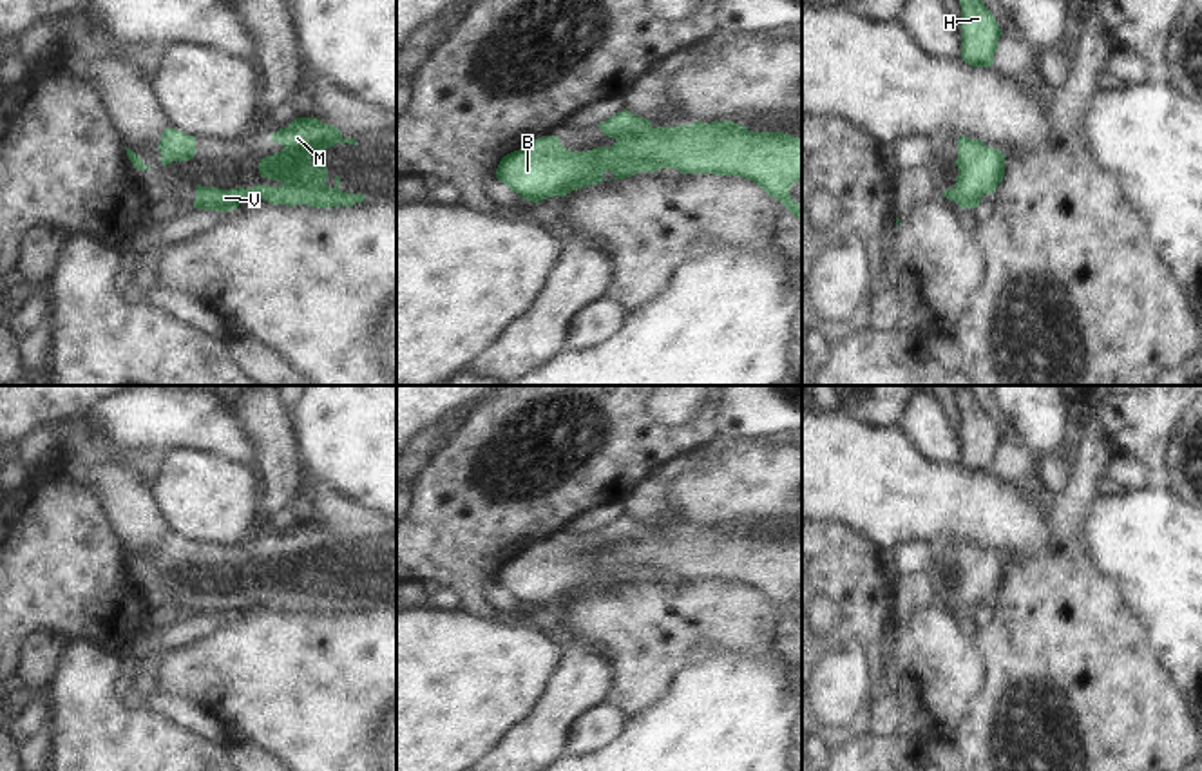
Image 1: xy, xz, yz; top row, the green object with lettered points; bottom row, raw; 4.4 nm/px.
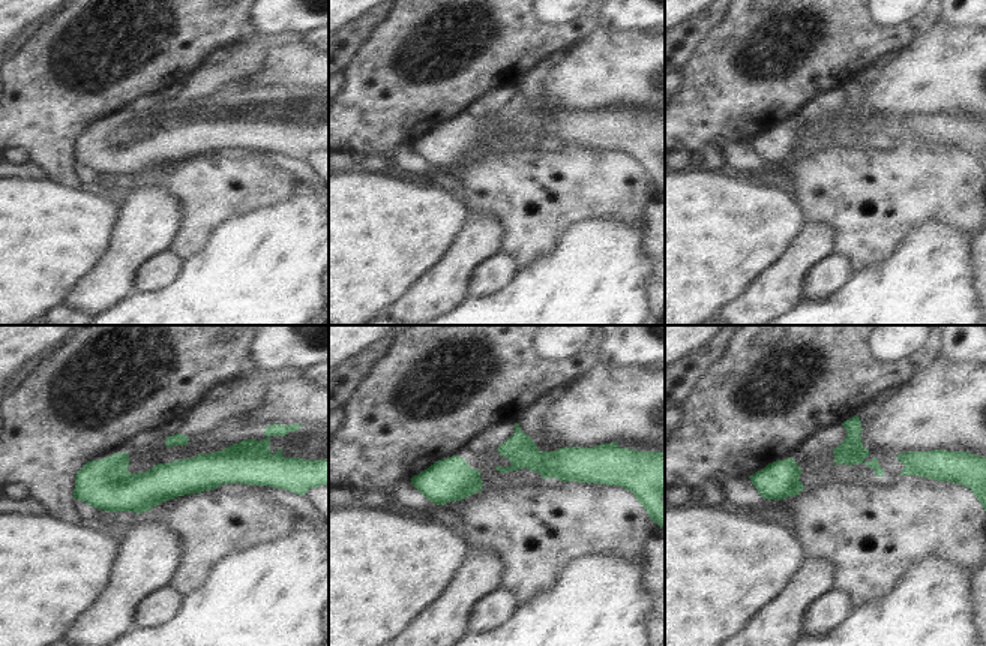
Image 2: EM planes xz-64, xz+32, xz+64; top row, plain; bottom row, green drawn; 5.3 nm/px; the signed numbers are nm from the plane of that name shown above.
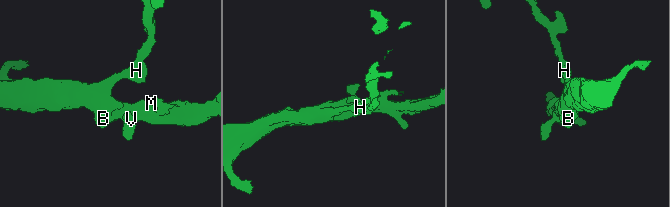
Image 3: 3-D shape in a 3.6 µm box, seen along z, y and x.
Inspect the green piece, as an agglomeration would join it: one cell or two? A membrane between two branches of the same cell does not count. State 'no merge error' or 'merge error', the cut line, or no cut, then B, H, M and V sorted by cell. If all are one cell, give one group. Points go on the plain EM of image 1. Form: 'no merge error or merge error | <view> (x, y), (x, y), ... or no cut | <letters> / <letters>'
no merge error | no cut | B H M V

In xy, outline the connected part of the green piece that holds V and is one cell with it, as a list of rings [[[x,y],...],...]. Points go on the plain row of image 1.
[[[295,523],[288,532],[279,534],[270,541],[284,554],[273,561],[266,561],[259,568],[261,583],[279,586],[279,592],[257,590],[253,594],[215,594],[196,592],[194,614],[230,617],[244,604],[257,603],[272,610],[306,610],[313,614],[353,612],[362,608],[362,599],[348,599],[339,594],[340,581],[335,583],[335,592],[326,590],[328,574],[322,556],[337,548],[358,550],[355,543],[342,543],[342,538],[317,523]]]

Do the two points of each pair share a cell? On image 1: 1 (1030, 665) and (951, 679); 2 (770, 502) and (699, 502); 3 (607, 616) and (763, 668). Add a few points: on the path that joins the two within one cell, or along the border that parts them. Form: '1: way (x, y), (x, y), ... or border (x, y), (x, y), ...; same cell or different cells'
1: border (974, 639), (985, 670), (985, 683), (967, 710); different cells
2: way (752, 502), (717, 502); same cell
3: border (764, 650), (728, 650), (692, 663), (683, 670); different cells

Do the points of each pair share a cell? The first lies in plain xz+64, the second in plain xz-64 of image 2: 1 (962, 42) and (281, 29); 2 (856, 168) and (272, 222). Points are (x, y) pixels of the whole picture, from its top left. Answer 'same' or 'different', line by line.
1: different
2: different

